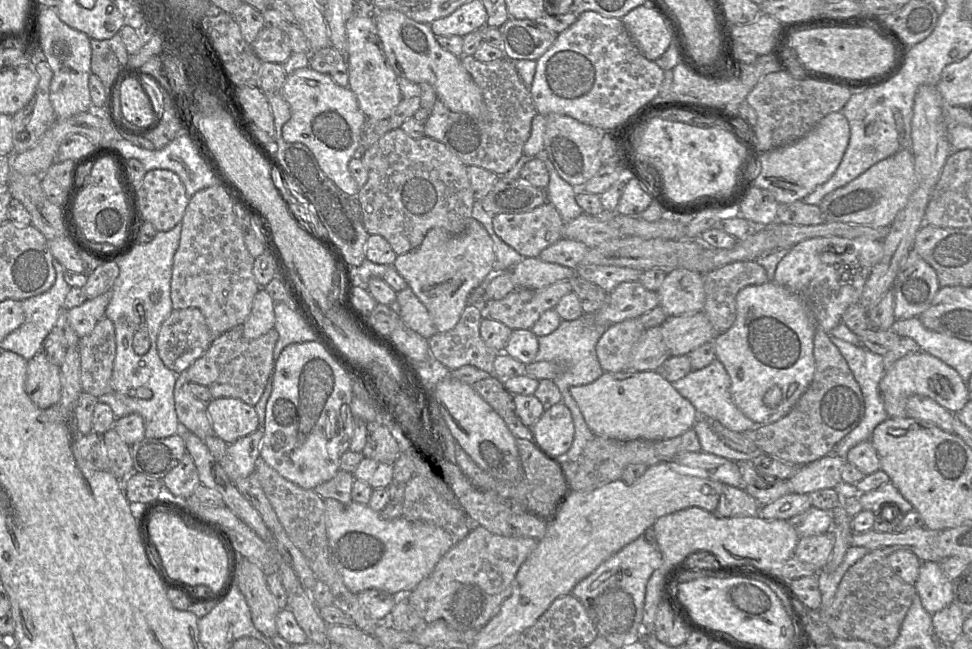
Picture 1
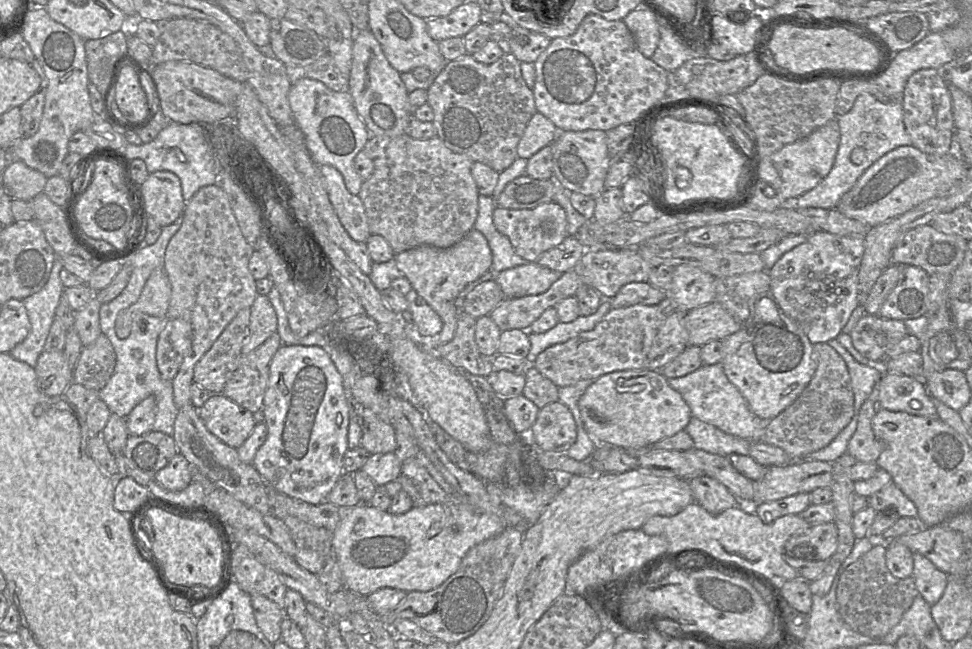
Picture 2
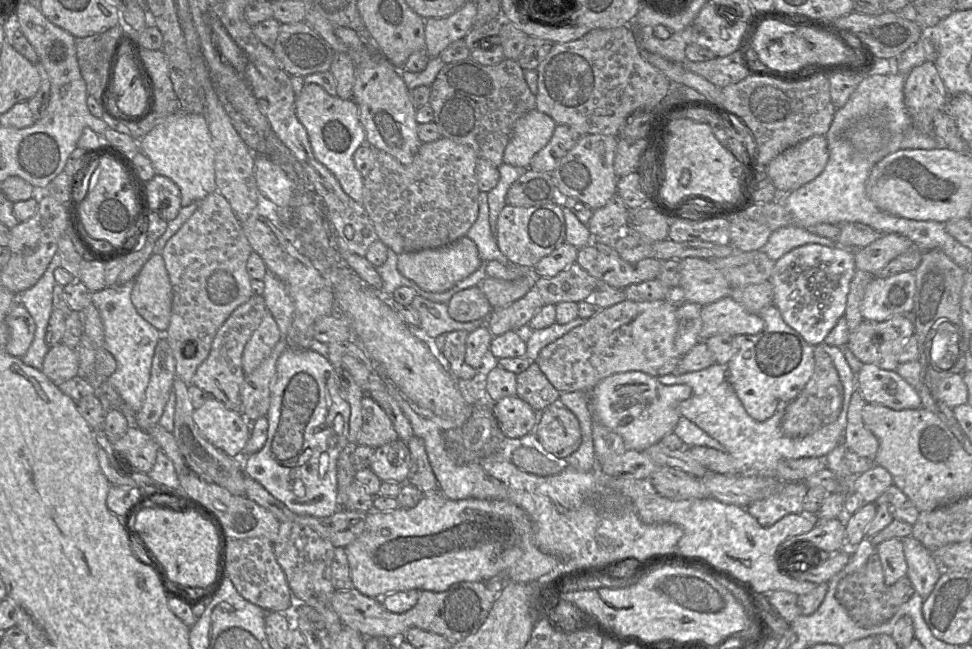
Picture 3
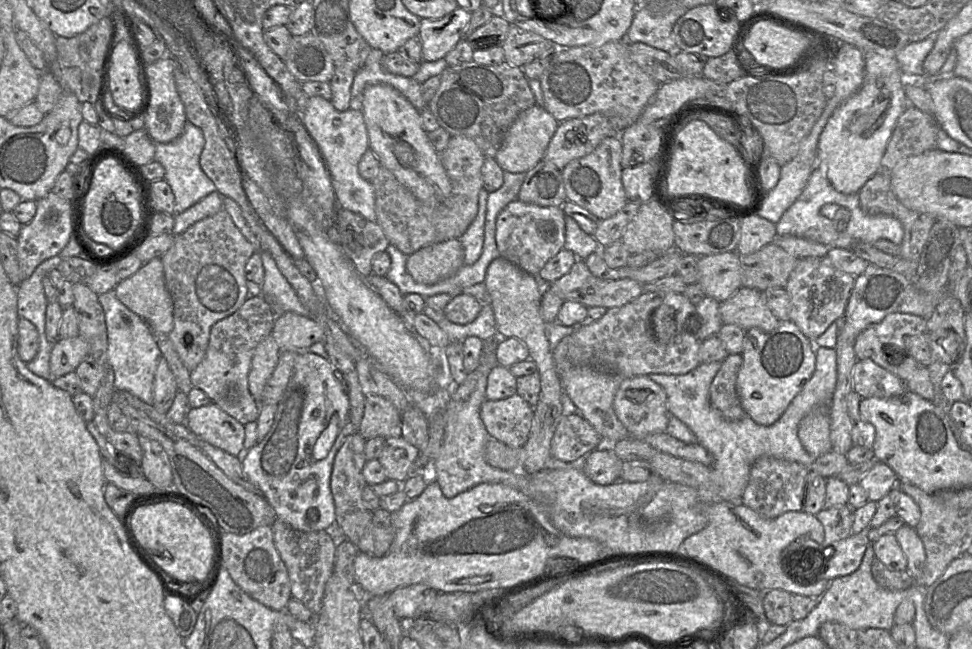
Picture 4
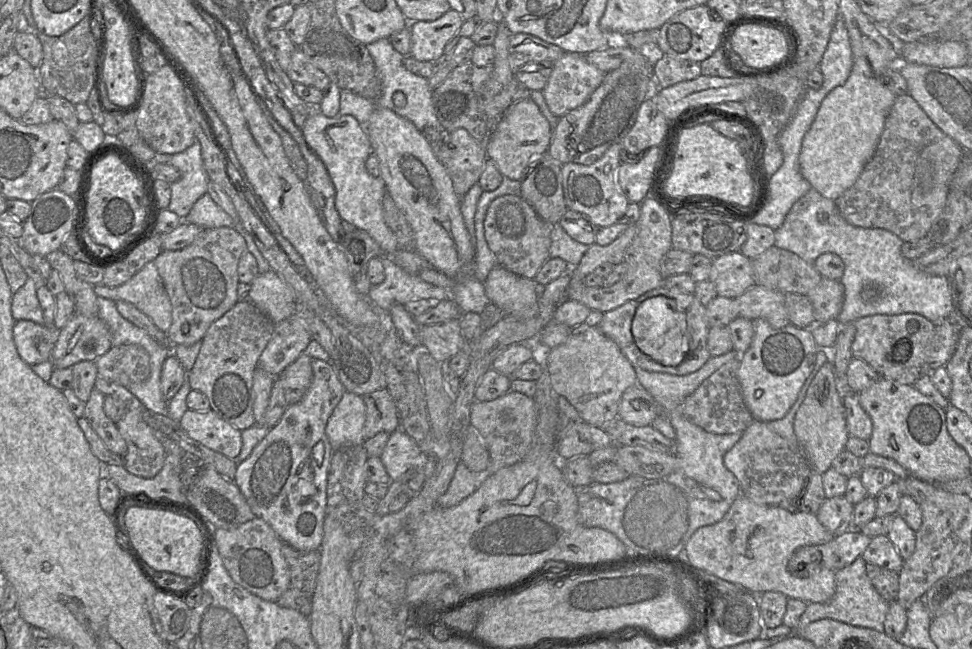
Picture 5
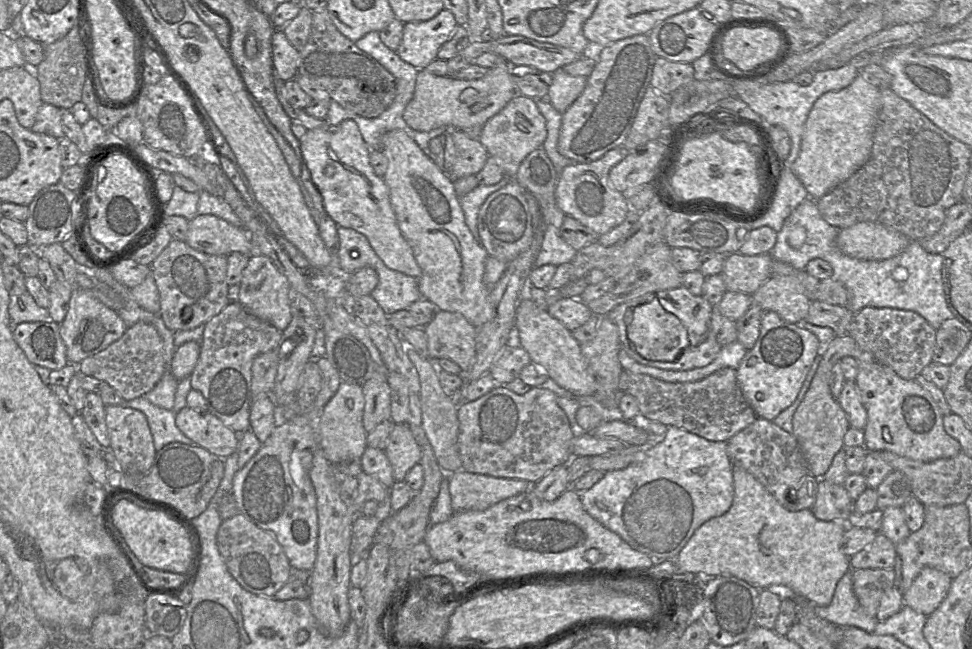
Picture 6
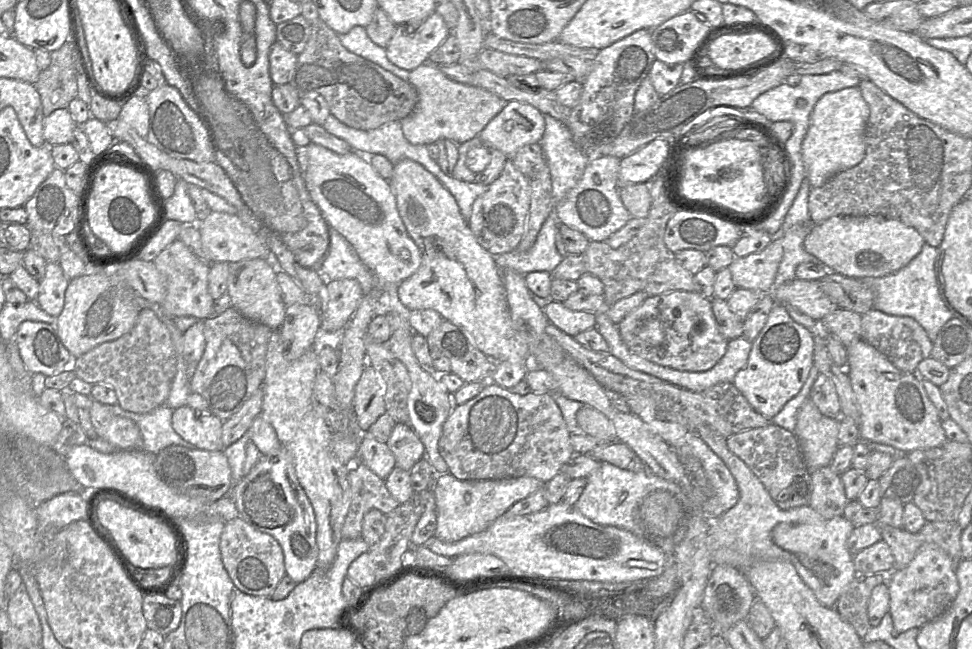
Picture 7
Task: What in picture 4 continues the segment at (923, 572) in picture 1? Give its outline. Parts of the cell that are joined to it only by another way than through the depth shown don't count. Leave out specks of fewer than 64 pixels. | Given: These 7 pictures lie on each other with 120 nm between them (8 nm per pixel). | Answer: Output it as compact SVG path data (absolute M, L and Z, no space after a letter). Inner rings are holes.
M903 525L895 532L895 537L907 559L906 571L915 580L923 572L926 553L915 528Z

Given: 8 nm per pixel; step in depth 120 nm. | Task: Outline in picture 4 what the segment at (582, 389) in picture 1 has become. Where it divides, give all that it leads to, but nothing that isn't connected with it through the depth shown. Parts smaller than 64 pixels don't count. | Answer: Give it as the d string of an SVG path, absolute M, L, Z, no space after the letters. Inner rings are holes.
M647 375L624 378L616 392L613 406L630 437L643 439L648 434L665 432L667 428L670 415L667 411L666 393Z

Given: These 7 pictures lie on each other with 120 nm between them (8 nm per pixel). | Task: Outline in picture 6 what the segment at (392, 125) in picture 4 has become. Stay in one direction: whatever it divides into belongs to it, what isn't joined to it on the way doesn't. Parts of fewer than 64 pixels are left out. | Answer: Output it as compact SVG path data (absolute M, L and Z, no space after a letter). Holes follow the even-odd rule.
M395 129L385 133L381 139L380 150L388 160L383 179L389 189L390 201L399 229L412 247L414 257L422 270L421 276L417 278L422 298L434 303L439 311L460 313L473 326L479 328L494 315L493 303L489 295L490 286L483 281L488 253L483 245L479 245L475 240L465 222L453 179L441 170L403 130Z

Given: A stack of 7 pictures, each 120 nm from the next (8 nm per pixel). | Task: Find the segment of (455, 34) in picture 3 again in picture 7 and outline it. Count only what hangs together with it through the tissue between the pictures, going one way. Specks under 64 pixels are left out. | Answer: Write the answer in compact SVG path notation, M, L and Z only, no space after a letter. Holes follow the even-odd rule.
M433 13L425 20L396 27L385 48L386 56L395 66L411 71L428 62L429 55L450 35L443 18Z

